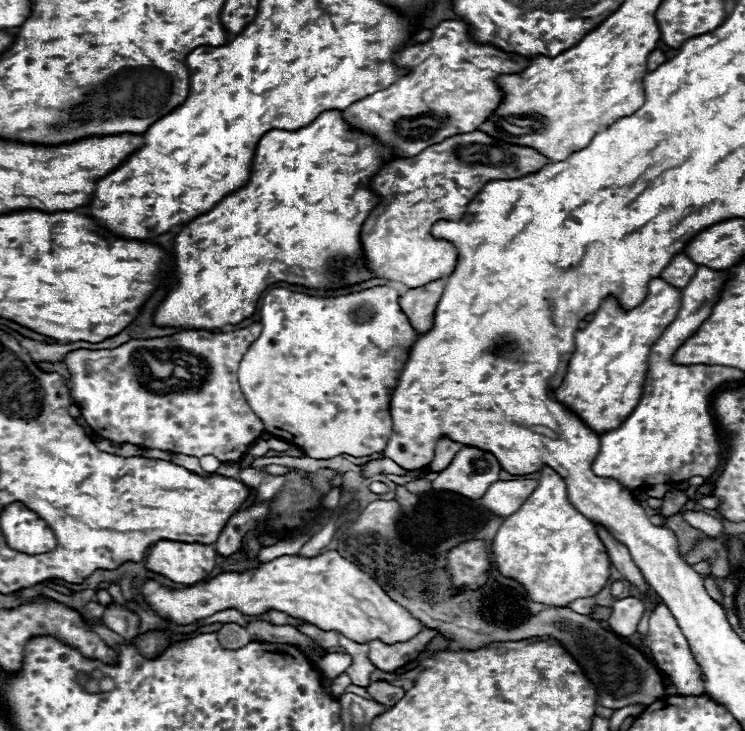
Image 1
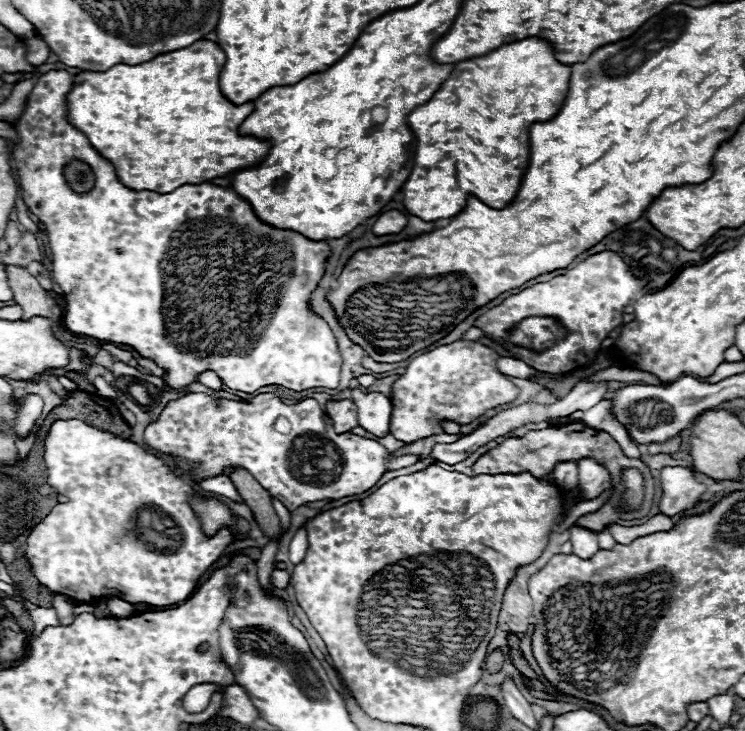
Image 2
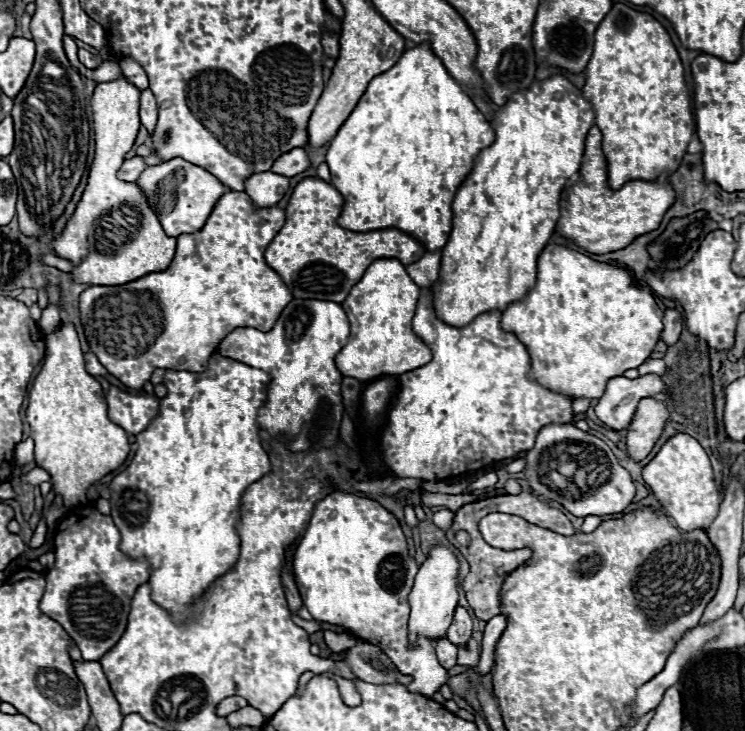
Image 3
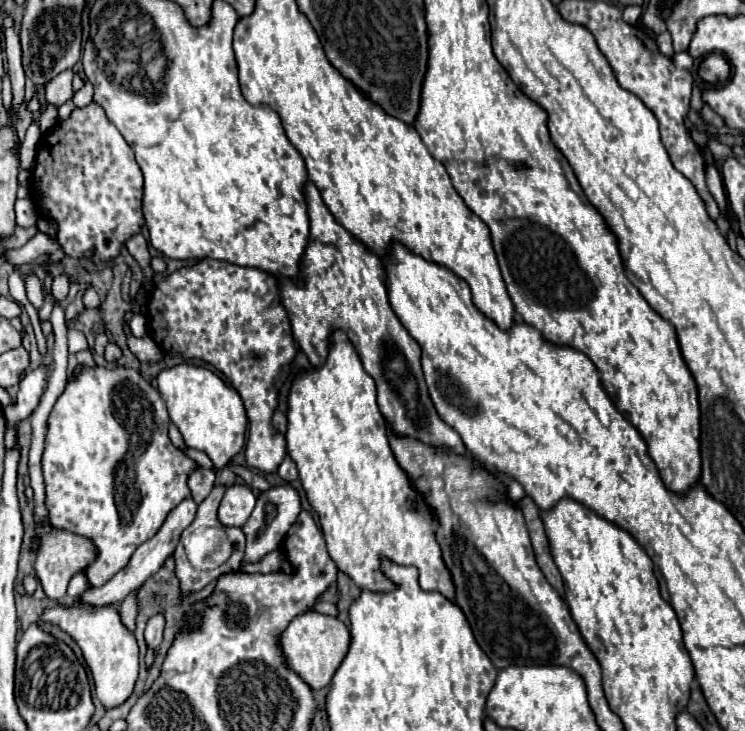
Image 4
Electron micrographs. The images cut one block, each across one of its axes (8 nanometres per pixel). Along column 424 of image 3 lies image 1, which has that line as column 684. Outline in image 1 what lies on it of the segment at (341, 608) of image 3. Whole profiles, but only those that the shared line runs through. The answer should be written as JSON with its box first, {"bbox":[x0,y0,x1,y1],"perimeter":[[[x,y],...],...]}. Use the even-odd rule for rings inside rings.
{"bbox":[646,602,704,696],"perimeter":[[[660,602],[660,606],[652,612],[650,620],[648,620],[648,640],[646,646],[650,648],[652,656],[654,656],[654,664],[660,668],[660,672],[664,672],[670,680],[670,684],[674,684],[678,688],[680,696],[690,696],[690,694],[702,694],[704,692],[704,682],[702,682],[702,670],[698,666],[698,662],[694,660],[686,638],[682,636],[676,620],[672,618],[670,610],[666,608],[664,602]]]}

